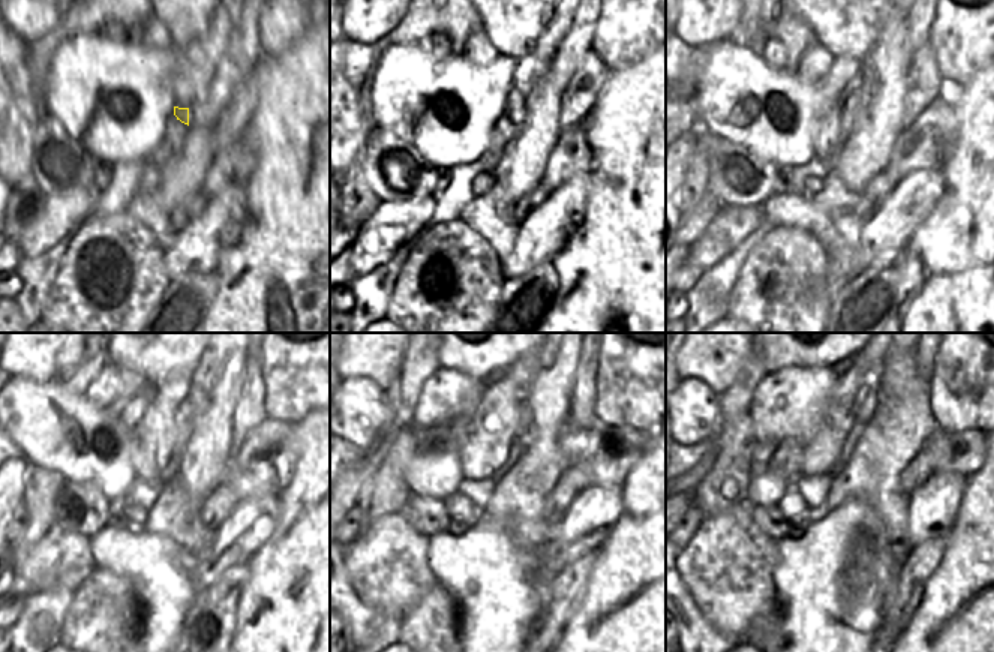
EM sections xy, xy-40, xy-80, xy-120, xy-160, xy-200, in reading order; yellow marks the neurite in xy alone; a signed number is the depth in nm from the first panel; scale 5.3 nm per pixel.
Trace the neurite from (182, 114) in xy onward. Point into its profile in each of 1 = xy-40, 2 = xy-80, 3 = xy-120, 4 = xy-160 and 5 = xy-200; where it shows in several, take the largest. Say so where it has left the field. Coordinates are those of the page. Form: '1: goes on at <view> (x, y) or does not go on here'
1: goes on at xy-40 (514, 105)
2: goes on at xy-80 (850, 99)
3: goes on at xy-120 (183, 420)
4: goes on at xy-160 (523, 423)
5: goes on at xy-200 (864, 414)

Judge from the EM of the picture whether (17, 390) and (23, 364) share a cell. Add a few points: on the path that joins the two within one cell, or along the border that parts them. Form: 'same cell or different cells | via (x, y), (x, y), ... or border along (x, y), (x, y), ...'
different cells | border along (15, 376), (27, 376), (38, 382), (54, 379)

